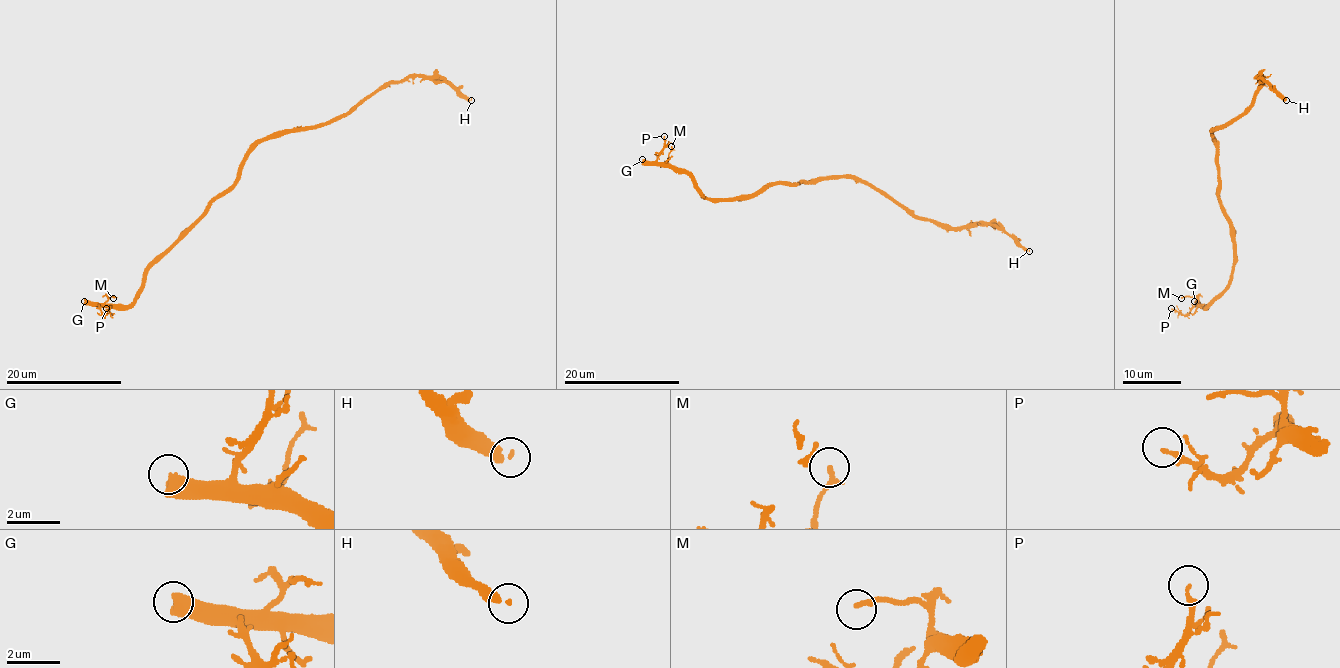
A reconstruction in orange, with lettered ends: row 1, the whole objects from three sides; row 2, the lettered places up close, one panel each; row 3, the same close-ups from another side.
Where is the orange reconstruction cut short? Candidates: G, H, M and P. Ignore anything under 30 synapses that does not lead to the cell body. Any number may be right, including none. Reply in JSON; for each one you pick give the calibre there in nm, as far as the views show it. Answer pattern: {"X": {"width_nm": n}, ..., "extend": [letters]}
{"H": {"width_nm": 320}, "extend": ["H"]}

